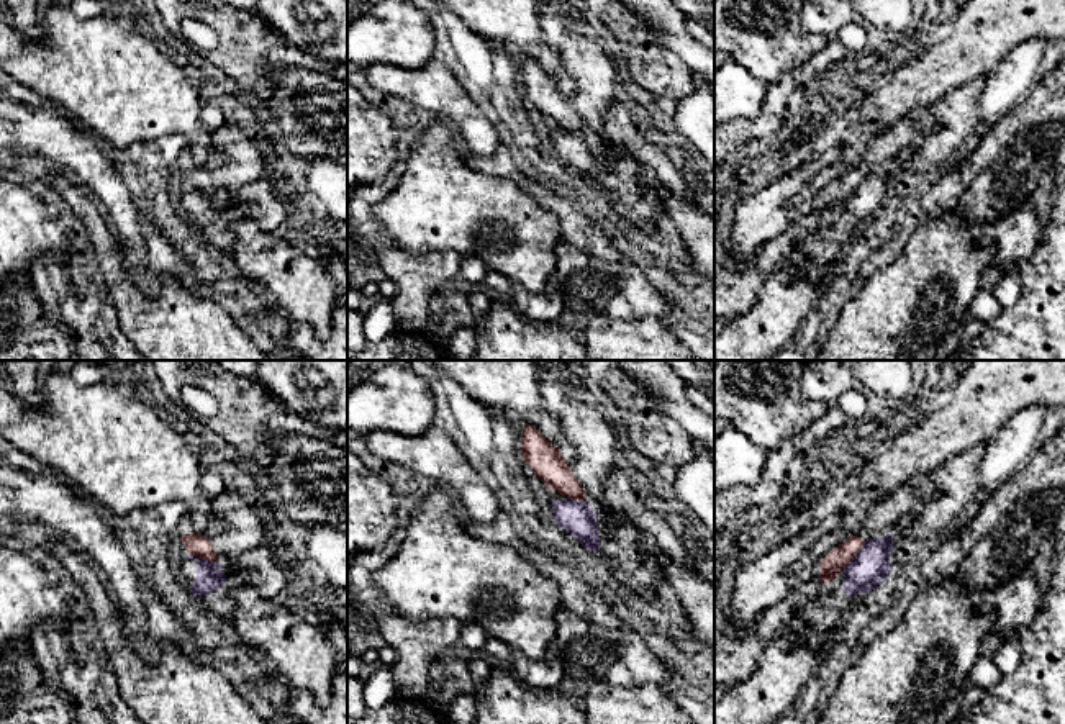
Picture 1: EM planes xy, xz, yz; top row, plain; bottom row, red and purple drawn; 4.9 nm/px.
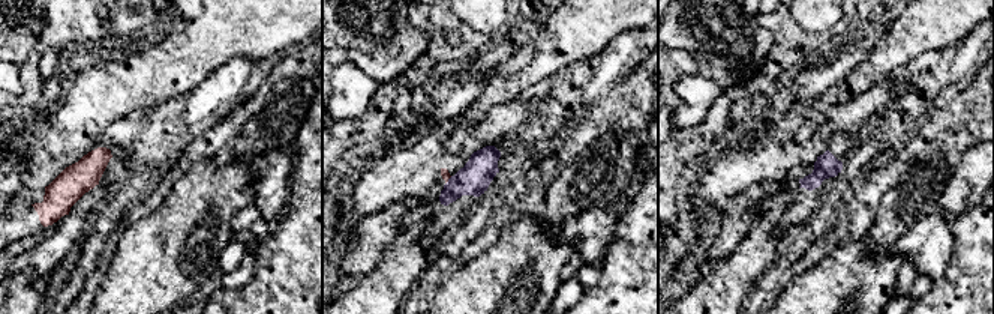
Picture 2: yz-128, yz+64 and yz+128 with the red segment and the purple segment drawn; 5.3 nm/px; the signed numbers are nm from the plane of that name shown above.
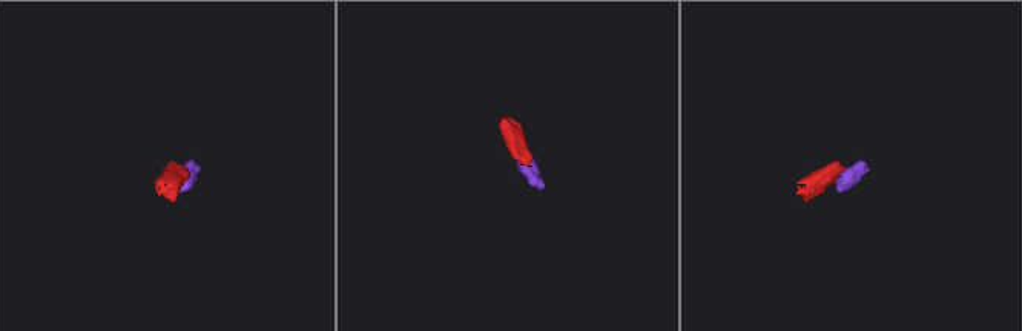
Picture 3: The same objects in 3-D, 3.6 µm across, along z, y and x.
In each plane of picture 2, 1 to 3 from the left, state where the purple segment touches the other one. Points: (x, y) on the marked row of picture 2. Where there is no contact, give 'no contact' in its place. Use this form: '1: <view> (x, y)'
1: no contact
2: yz+64 (447, 181)
3: no contact

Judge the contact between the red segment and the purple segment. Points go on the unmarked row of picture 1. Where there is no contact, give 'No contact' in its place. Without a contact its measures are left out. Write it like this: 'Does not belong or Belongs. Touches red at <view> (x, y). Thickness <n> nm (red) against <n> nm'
Does not belong. Touches red at yz (854, 189). Thickness 120 nm (red) against 180 nm

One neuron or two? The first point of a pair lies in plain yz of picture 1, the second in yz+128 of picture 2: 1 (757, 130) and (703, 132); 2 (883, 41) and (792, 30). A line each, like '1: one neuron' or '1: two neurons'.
1: one neuron
2: one neuron

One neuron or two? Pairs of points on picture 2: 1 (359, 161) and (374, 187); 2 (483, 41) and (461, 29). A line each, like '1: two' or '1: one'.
1: one
2: one

